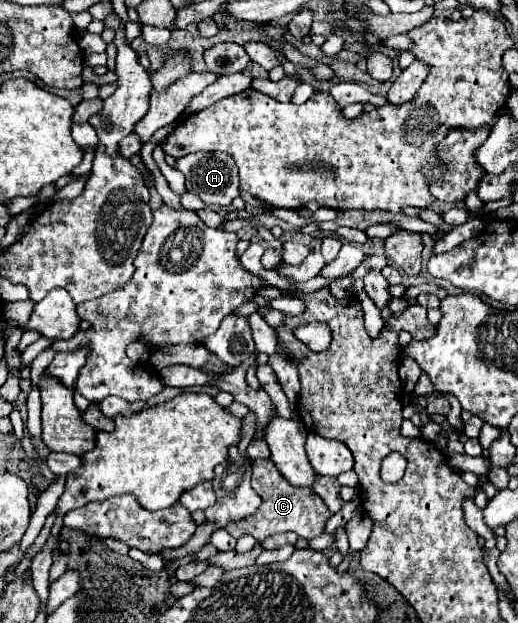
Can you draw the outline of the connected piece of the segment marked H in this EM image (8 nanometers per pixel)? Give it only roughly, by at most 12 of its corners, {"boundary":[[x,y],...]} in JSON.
{"boundary":[[225,152],[177,160],[187,190],[205,204],[229,206],[239,174]]}

